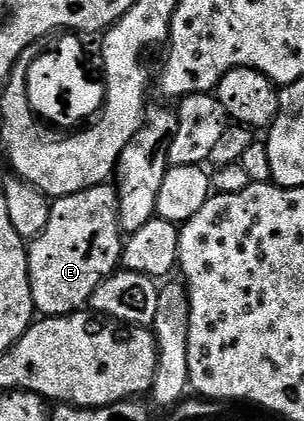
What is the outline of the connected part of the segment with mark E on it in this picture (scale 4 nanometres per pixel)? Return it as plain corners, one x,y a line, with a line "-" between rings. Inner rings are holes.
108,182
51,203
47,229
28,244
29,280
34,308
42,316
72,315
88,304
95,289
118,270
123,246
116,186

